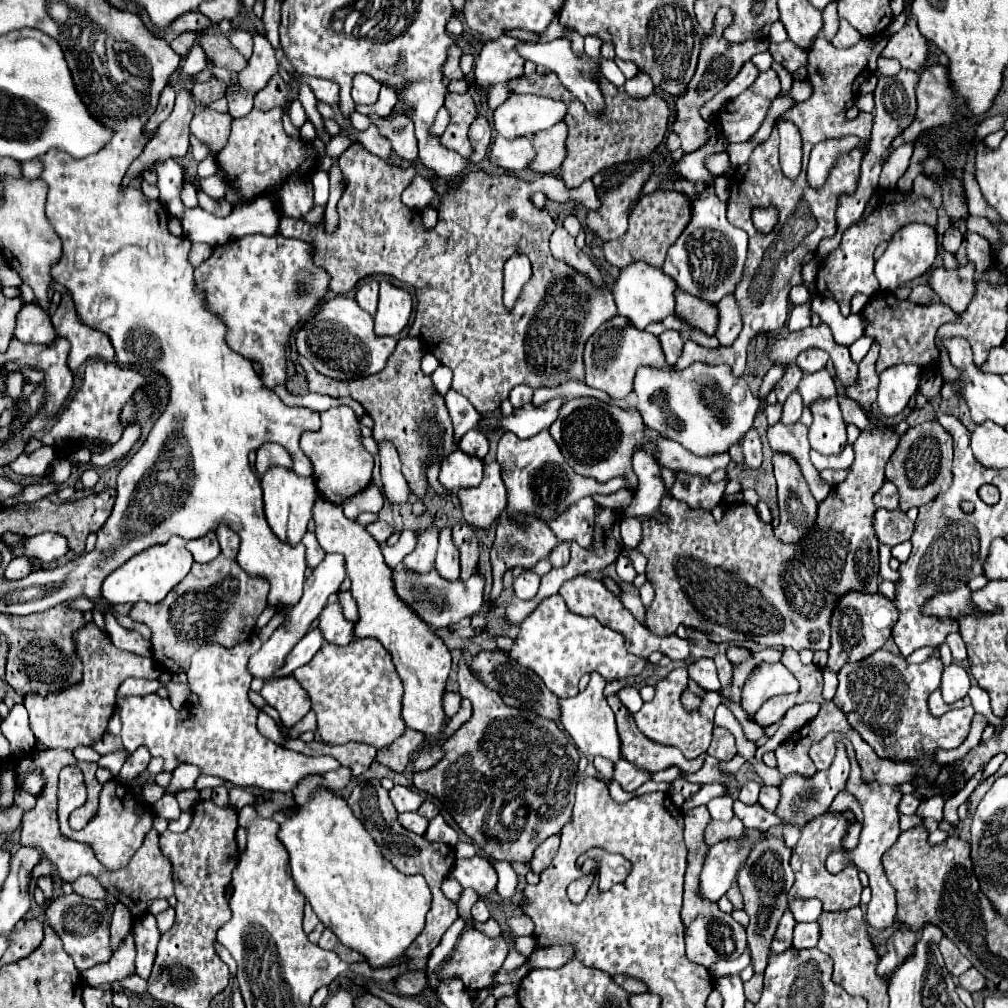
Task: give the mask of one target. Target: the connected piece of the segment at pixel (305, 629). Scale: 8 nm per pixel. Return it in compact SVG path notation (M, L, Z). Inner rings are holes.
M327 555L319 567L313 569L313 575L305 581L305 589L303 589L303 597L299 603L291 605L285 609L285 623L263 643L263 647L251 655L249 659L249 673L253 677L259 679L271 679L271 675L275 675L275 671L279 671L279 667L283 667L287 655L293 651L293 647L303 639L303 635L309 633L313 621L319 617L319 613L323 611L327 597L335 591L339 591L339 585L345 579L345 561L341 555Z

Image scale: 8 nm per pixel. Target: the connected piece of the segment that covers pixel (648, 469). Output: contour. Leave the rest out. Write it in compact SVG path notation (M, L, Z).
M635 451L633 469L639 477L639 489L635 491L633 503L627 507L625 515L633 517L657 517L661 523L667 523L667 515L659 509L663 497L671 497L669 489L663 483L661 467L645 451Z

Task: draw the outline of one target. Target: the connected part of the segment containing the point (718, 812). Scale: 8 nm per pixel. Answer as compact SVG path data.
M717 797L717 799L711 799L711 801L707 803L707 809L709 809L709 813L711 813L713 819L721 819L721 821L731 821L733 815L735 815L729 797Z

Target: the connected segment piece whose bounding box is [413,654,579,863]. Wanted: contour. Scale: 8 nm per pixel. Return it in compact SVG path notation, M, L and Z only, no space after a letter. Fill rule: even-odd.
M465 656L457 669L459 693L461 697L471 699L473 715L451 739L443 743L443 759L427 771L413 775L413 785L419 791L427 791L441 799L447 811L453 815L457 825L471 837L475 843L493 859L505 861L531 861L531 855L539 843L547 837L561 833L563 825L571 817L577 785L577 761L579 751L571 739L547 719L537 717L535 713L509 707L501 701L499 693L487 689L479 679L475 679L465 663Z

